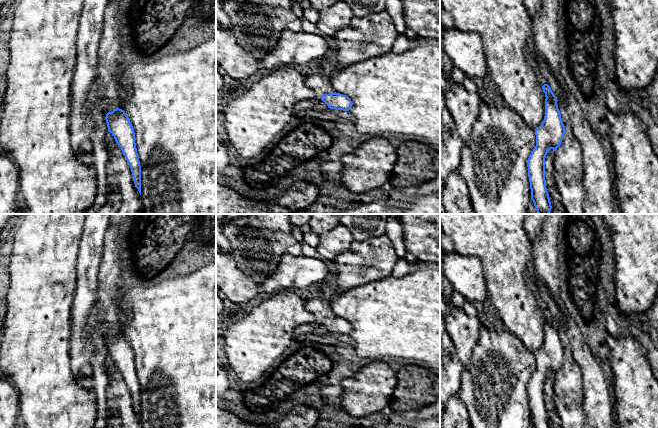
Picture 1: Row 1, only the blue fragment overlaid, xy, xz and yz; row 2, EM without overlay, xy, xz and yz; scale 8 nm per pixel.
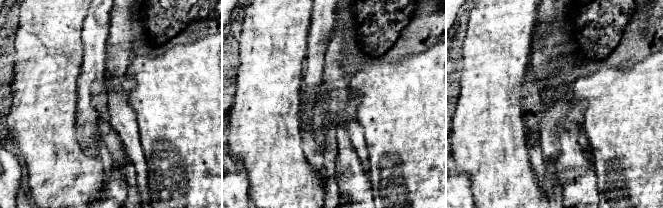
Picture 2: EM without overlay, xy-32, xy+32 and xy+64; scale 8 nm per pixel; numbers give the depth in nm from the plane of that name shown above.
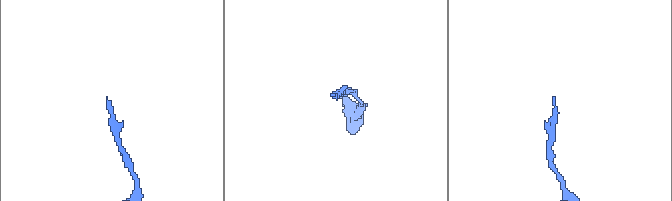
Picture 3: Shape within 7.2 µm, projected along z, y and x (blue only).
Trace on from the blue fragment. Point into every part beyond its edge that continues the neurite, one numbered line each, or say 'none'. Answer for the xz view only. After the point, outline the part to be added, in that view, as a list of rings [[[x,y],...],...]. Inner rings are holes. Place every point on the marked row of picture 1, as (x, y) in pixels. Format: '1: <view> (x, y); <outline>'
none

